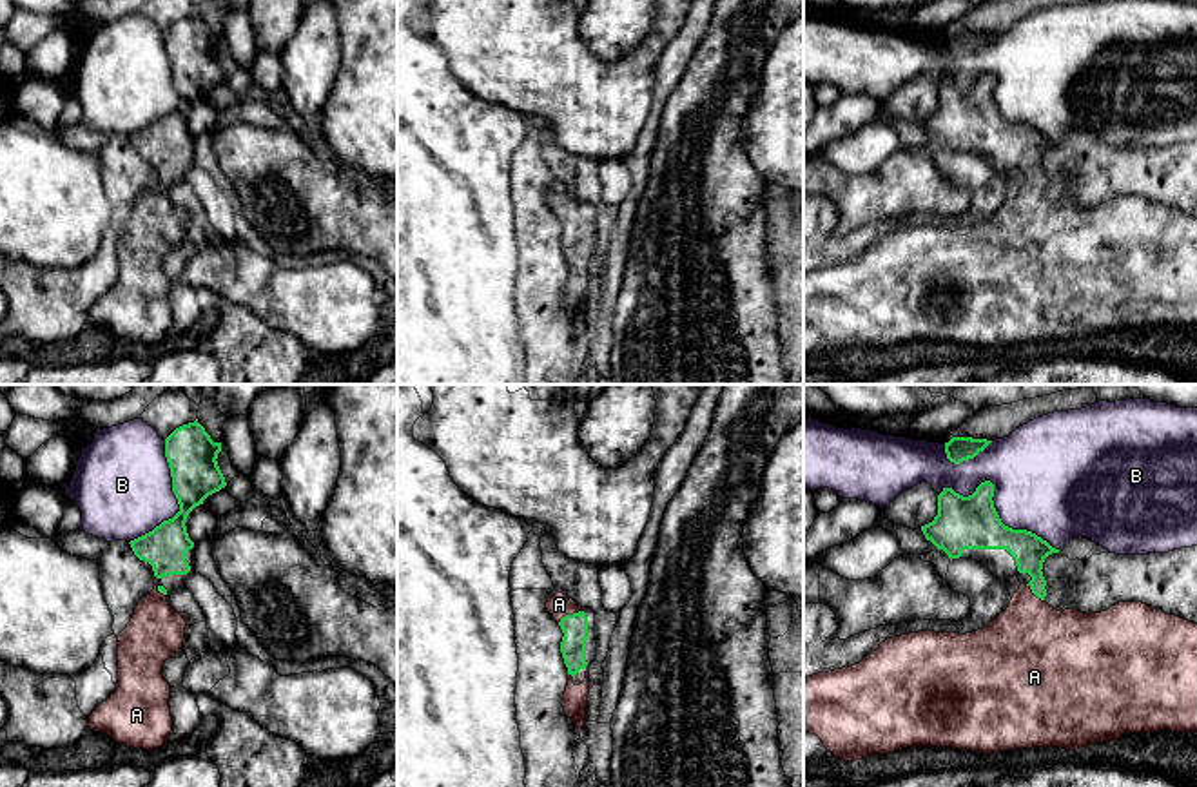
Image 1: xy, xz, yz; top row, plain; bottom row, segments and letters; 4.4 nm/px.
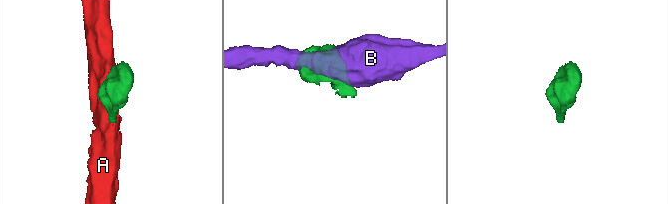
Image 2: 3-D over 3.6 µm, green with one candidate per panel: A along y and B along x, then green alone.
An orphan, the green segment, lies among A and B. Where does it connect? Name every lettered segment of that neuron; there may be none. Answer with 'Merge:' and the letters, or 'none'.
Merge: A

